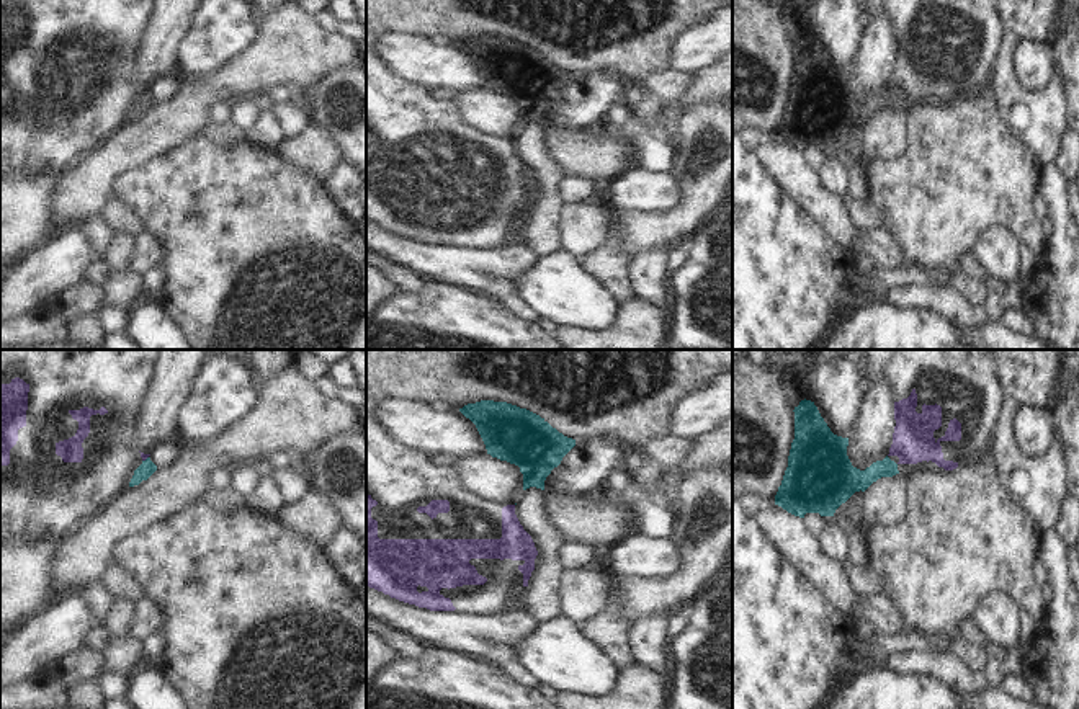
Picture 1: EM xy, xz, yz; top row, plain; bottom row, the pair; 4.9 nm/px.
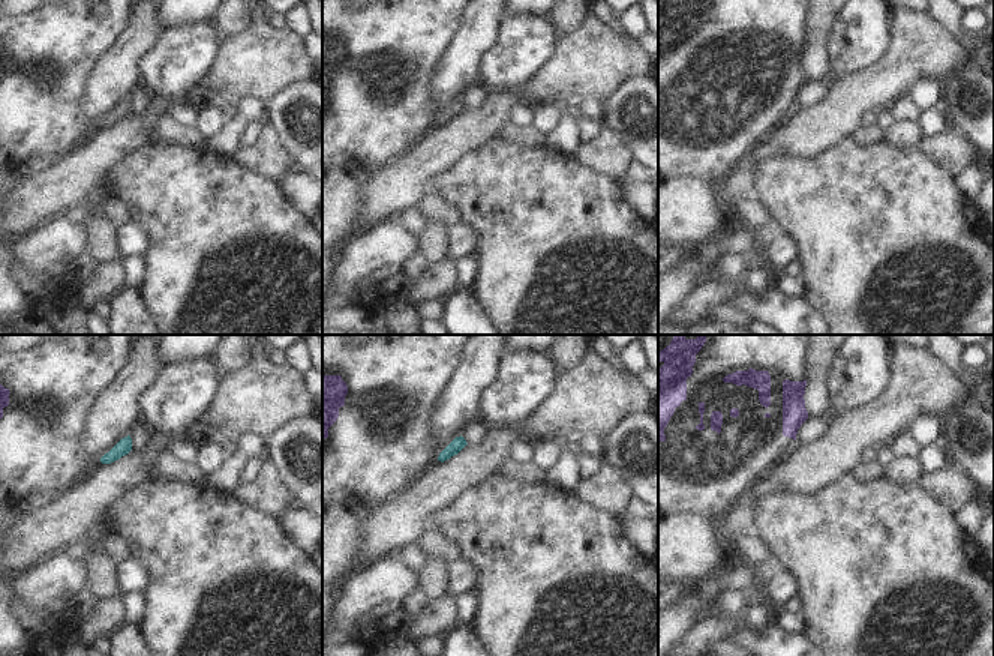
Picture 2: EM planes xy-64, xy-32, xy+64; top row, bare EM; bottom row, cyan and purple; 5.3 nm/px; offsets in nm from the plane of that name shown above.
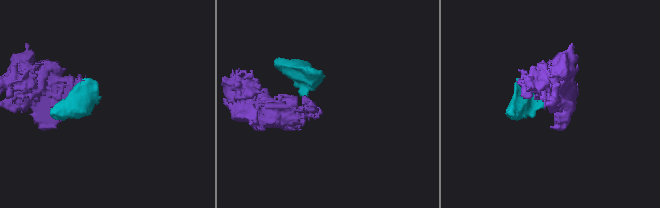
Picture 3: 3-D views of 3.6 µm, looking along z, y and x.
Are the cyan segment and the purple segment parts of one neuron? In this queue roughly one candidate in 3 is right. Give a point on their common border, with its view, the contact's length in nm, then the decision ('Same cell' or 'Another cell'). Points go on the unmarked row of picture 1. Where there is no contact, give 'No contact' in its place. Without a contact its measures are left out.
Touches cyan at xy (146, 93). Shared border 40 nm. Another cell.

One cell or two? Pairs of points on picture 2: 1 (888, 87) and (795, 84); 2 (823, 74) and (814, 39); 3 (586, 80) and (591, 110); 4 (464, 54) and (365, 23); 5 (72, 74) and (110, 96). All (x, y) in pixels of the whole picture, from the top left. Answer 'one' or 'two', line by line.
1: two
2: one
3: two
4: two
5: two

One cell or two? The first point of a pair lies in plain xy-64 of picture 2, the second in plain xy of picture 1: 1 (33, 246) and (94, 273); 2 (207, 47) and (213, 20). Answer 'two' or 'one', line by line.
1: two
2: one

